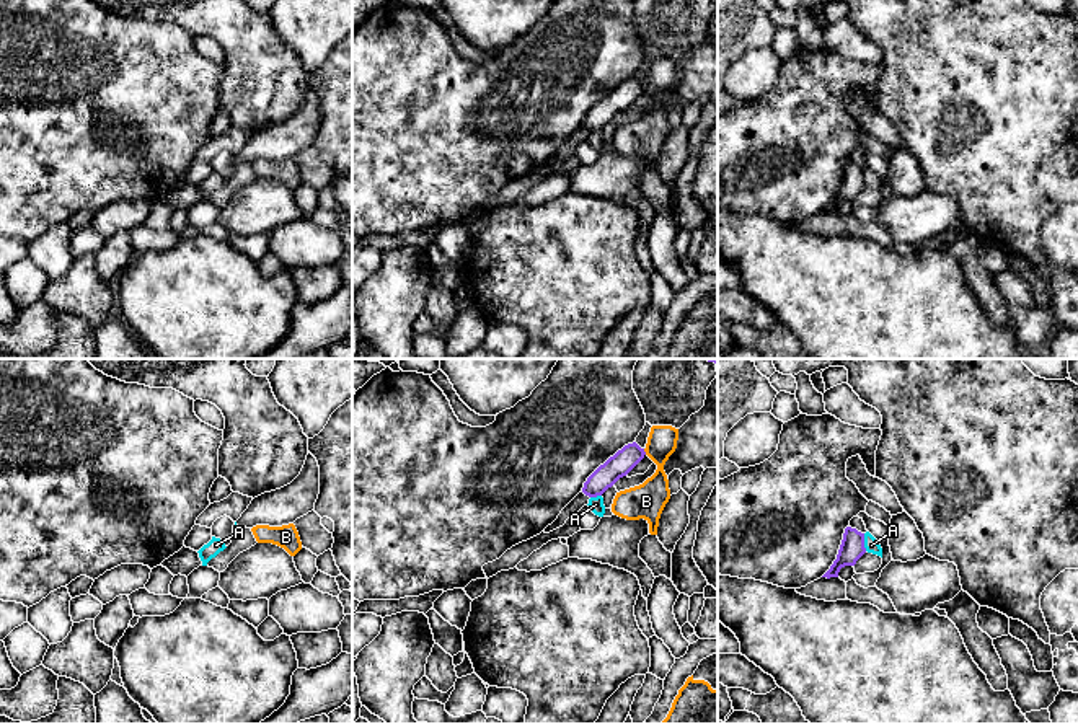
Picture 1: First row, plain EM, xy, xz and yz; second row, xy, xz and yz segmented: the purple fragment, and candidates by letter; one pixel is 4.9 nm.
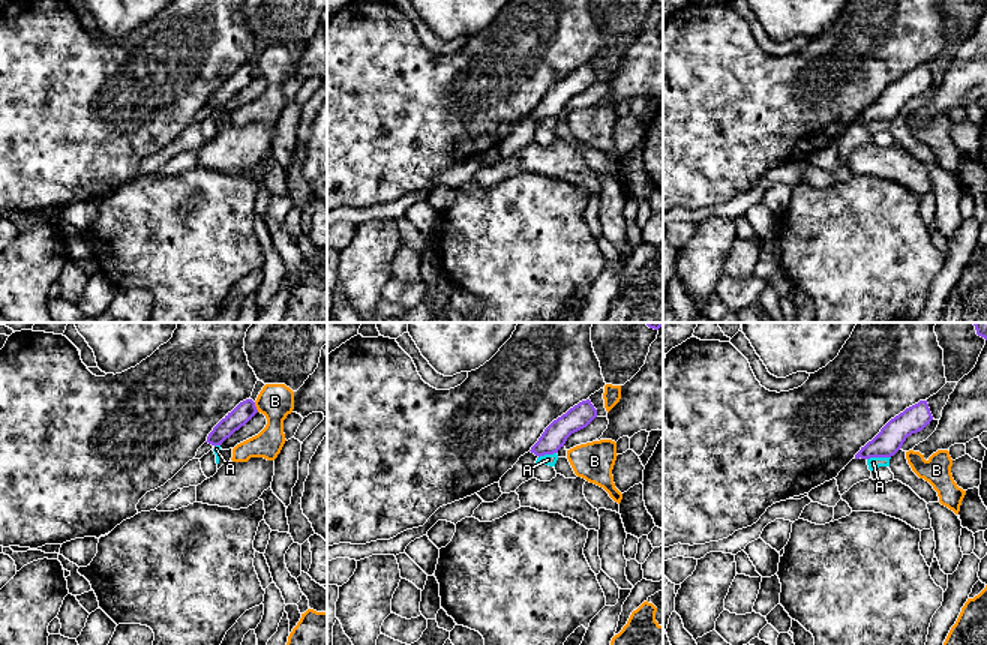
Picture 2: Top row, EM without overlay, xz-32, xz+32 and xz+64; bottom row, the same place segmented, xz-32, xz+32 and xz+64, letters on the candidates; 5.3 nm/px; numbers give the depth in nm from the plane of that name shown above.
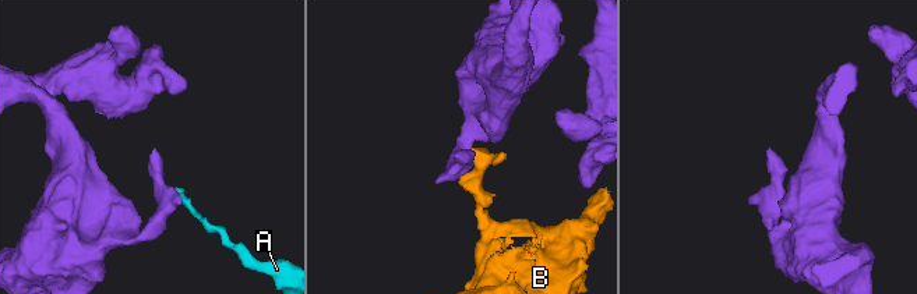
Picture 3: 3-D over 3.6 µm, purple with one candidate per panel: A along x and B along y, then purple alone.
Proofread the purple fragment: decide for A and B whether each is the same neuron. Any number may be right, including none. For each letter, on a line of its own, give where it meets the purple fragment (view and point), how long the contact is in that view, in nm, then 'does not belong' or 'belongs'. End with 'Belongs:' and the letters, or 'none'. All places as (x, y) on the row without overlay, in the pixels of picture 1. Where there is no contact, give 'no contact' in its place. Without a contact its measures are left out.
A: meets purple in yz at (863, 176); contact 90 nm long; does not belong
B: meets purple in xz at (645, 87); contact 40 nm long; does not belong
Belongs: none

